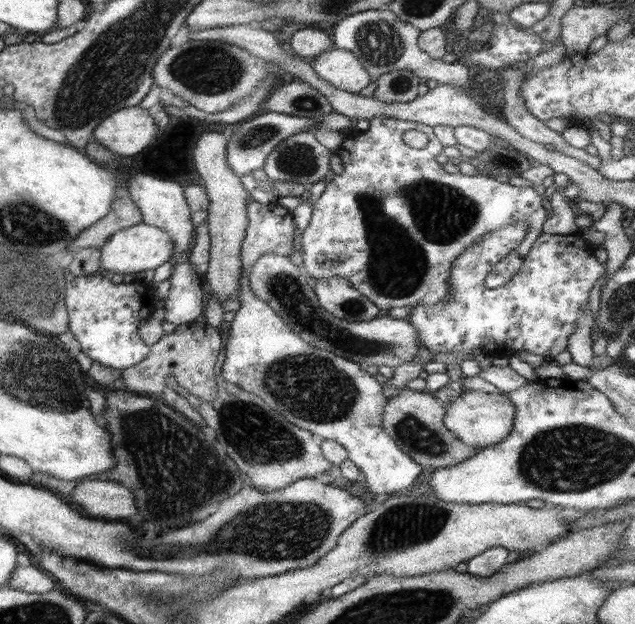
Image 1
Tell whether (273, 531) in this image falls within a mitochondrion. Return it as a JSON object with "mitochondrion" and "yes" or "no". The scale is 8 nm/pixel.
{"mitochondrion":"yes"}

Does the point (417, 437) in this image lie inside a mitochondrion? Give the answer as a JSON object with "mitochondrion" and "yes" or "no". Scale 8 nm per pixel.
{"mitochondrion":"yes"}

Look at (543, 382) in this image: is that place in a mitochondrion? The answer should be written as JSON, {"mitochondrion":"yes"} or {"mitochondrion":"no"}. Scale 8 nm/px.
{"mitochondrion":"no"}

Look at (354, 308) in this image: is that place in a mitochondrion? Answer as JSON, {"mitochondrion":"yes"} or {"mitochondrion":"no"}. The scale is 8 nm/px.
{"mitochondrion":"yes"}

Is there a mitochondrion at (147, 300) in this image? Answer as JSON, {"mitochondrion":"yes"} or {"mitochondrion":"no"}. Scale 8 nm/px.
{"mitochondrion":"no"}

